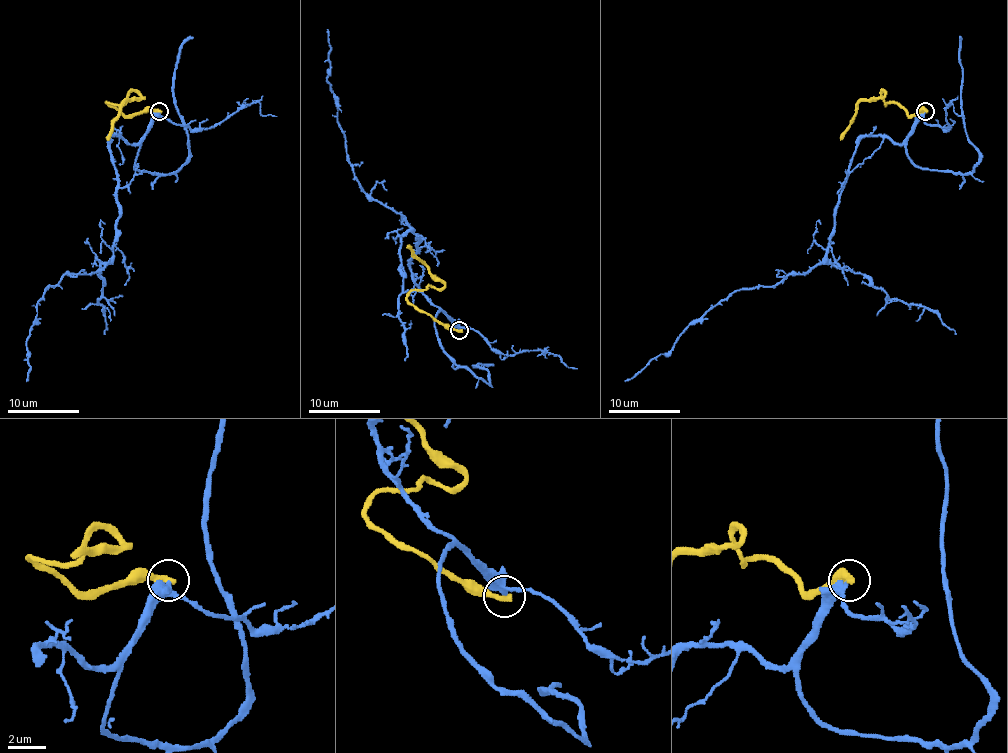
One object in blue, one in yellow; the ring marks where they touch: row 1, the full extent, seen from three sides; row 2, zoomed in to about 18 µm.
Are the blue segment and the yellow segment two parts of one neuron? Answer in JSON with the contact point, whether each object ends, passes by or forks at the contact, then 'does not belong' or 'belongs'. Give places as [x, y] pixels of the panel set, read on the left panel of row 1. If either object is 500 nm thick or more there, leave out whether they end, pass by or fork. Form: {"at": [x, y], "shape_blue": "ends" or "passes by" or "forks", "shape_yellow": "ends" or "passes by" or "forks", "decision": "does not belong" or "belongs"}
{"at": [159, 111], "shape_blue": "passes by", "shape_yellow": "ends", "decision": "does not belong"}

